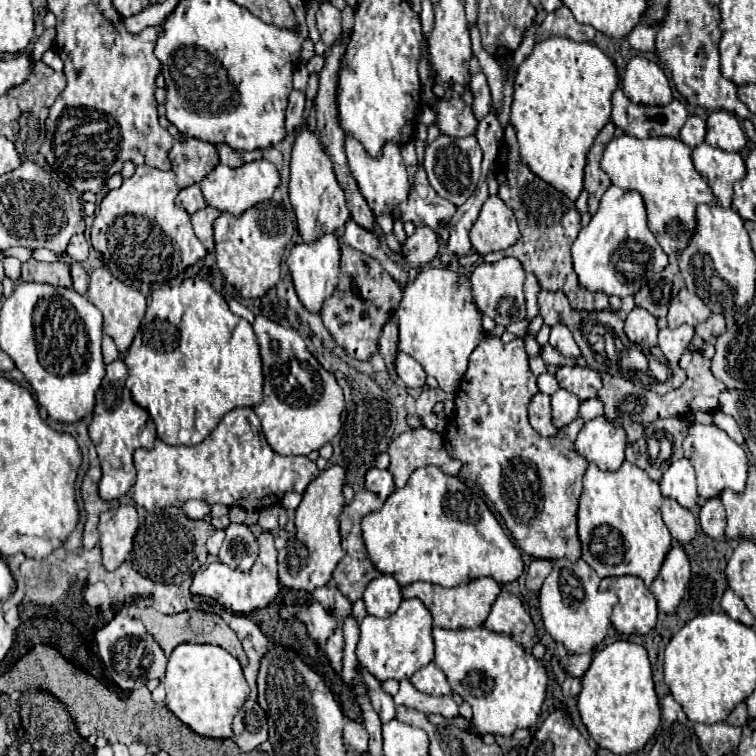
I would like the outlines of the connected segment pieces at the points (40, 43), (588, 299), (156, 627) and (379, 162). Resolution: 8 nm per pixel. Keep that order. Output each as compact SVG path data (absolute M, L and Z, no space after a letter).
M44 29L44 33L38 37L38 41L34 43L34 49L32 49L32 59L34 61L42 59L44 51L48 51L52 47L54 37L56 37L56 29Z
M510 123L504 131L504 139L498 151L496 181L498 181L498 197L514 211L522 237L504 251L488 253L484 261L496 263L504 257L516 257L524 265L526 271L532 271L540 279L542 289L552 289L552 291L562 289L574 309L610 309L608 295L600 291L592 293L592 291L582 289L572 269L570 247L580 233L580 213L576 211L574 201L570 201L564 193L556 191L552 185L542 181L538 175L534 175L528 169L528 165L522 163L518 141L516 141L516 131Z
M138 607L138 613L136 617L140 621L144 621L148 633L152 633L152 637L156 639L156 643L162 647L162 651L166 655L172 653L172 649L180 643L212 643L212 645L218 645L222 649L226 649L230 655L234 655L240 665L244 667L248 663L246 659L246 653L242 649L242 643L238 641L236 633L224 623L224 619L216 613L204 613L204 611L196 611L196 609L190 609L190 611L182 611L182 613L176 613L176 615L162 615L158 613L154 607Z
M346 137L346 155L348 155L348 165L350 165L350 171L352 171L352 177L356 179L358 187L360 187L360 193L364 195L372 213L374 215L386 213L386 215L394 217L396 207L402 201L406 201L408 193L410 193L410 181L408 181L406 165L400 157L400 147L396 147L392 143L386 143L384 149L382 149L382 157L372 159L372 157L368 157L364 147L356 139Z

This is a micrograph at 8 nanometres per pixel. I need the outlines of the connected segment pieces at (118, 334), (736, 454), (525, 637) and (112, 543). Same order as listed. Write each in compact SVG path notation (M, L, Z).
M100 267L90 275L90 287L88 287L88 299L102 311L104 317L104 333L108 333L120 355L126 353L126 349L132 345L132 339L140 327L140 321L144 317L144 311L147 308L146 297L129 285L124 285L122 281L118 281L108 269Z
M694 423L688 429L688 435L684 439L684 455L692 463L692 467L696 469L698 495L700 497L712 499L712 497L718 497L726 489L730 489L734 493L742 493L744 491L746 479L748 479L748 469L750 469L748 455L736 441L732 441L716 425Z
M502 591L502 595L492 605L492 611L484 621L484 627L494 633L510 635L518 645L524 647L528 655L532 655L536 627L516 595Z
M134 505L112 507L100 515L100 547L102 563L108 571L118 569L132 551L134 535L140 527Z

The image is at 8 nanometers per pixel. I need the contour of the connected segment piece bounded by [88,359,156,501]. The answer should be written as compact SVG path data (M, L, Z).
M116 359L110 365L106 365L104 383L96 391L96 407L94 407L94 413L90 419L90 427L88 427L90 439L96 445L96 451L100 457L100 467L102 467L100 497L104 501L120 499L122 495L128 493L128 489L136 481L132 453L138 447L150 449L156 439L156 425L154 425L152 417L148 415L146 409L142 409L138 403L134 403L130 391L124 385L126 375L128 375L128 369L122 359Z

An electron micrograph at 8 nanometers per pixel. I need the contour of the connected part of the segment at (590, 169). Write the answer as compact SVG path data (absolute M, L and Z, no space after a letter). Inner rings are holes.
M608 123L602 133L596 137L590 153L588 153L588 161L586 161L586 177L584 177L584 187L588 191L588 211L594 215L600 203L600 197L606 193L606 189L612 185L610 177L600 169L600 159L602 153L608 145L608 141L614 135L614 123Z

